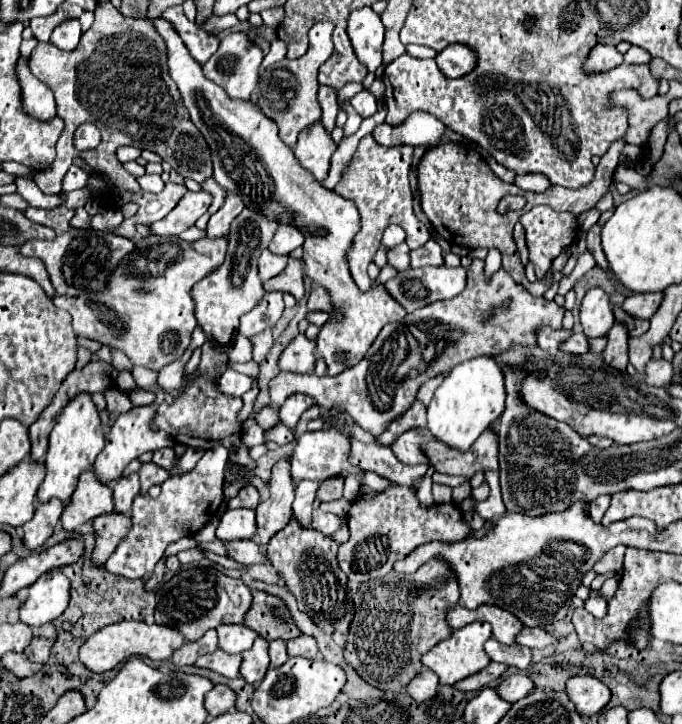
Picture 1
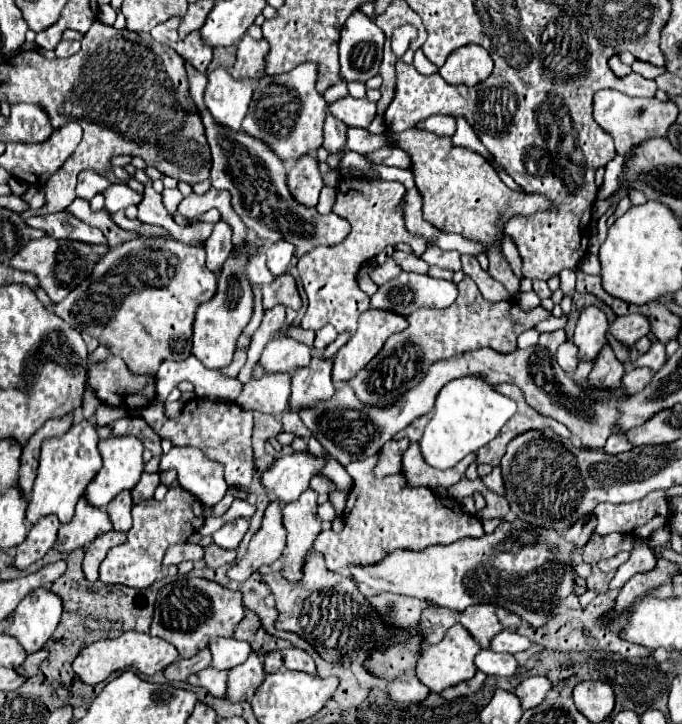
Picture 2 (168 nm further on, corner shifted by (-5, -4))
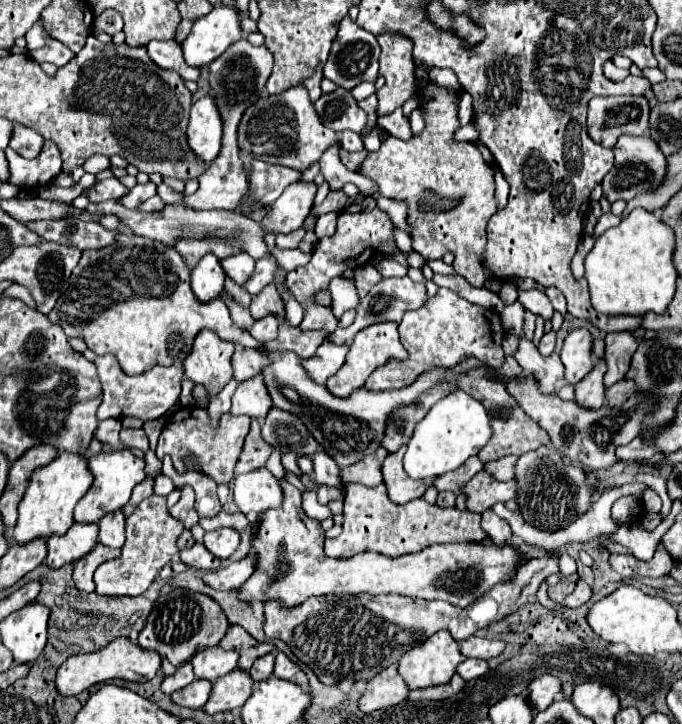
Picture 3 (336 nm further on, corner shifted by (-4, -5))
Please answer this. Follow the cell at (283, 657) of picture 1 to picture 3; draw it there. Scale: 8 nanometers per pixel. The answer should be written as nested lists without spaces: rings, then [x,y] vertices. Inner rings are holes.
[[[266,654],[266,656],[258,658],[258,660],[254,662],[254,666],[250,668],[250,676],[252,676],[256,682],[270,678],[272,672],[274,672],[274,654]]]

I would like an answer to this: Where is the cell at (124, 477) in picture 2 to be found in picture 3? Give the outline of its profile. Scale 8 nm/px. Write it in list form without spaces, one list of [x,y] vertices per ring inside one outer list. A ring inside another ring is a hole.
[[[112,450],[112,452],[100,452],[90,458],[90,470],[94,474],[94,484],[86,492],[86,496],[76,504],[74,508],[74,520],[76,522],[98,522],[106,512],[120,510],[132,494],[132,488],[144,480],[144,460],[136,458],[130,450]]]

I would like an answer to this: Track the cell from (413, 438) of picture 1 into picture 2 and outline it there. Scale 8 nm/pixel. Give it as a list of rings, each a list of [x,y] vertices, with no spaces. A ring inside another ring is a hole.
[[[389,441],[381,447],[379,461],[373,469],[373,475],[387,477],[387,475],[395,475],[399,471],[401,471],[401,453],[395,453],[395,441]]]

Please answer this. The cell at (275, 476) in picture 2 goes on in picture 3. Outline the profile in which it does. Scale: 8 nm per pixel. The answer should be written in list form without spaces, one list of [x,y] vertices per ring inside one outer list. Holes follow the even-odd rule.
[[[258,468],[234,478],[234,502],[246,516],[280,508],[282,500],[284,490],[280,486],[280,478],[274,478],[268,468]]]

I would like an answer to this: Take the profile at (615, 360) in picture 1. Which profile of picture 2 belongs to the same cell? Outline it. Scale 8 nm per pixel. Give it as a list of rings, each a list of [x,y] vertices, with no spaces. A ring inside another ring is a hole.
[[[605,345],[595,359],[591,373],[587,375],[587,385],[589,389],[593,387],[595,389],[619,389],[623,375],[625,375],[623,363],[617,361],[611,347]]]

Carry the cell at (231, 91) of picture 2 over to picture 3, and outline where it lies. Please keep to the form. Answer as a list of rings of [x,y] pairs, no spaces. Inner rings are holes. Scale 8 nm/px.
[[[212,94],[194,102],[188,124],[188,144],[210,164],[222,148],[222,114]]]

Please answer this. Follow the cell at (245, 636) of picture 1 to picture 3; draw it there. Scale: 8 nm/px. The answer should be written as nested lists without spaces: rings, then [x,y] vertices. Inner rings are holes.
[[[210,646],[194,654],[190,660],[194,666],[196,678],[206,678],[210,682],[218,680],[220,676],[228,674],[238,666],[240,654],[236,650],[222,650],[220,646]]]

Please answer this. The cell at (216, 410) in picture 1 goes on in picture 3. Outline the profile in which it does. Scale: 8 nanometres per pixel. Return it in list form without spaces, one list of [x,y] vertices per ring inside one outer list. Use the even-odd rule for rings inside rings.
[[[186,406],[186,408],[178,408],[166,422],[160,440],[158,440],[158,448],[156,448],[156,456],[162,460],[164,454],[170,454],[174,460],[174,466],[178,472],[184,472],[184,462],[182,456],[186,454],[196,454],[202,462],[202,470],[204,474],[208,474],[210,478],[216,480],[216,484],[230,484],[234,480],[234,466],[240,458],[242,452],[242,444],[244,438],[248,434],[250,428],[250,418],[248,416],[234,416],[230,412],[222,414],[218,428],[214,428],[210,424],[210,416],[206,408],[200,406]]]

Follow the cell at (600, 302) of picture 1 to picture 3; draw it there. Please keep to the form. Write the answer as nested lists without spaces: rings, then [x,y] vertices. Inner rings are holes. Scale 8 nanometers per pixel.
[[[576,328],[564,340],[560,358],[566,366],[566,382],[580,382],[592,368],[592,334],[588,328]]]

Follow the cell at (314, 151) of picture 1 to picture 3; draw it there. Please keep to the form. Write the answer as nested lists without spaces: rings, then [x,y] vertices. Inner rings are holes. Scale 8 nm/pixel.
[[[294,182],[282,196],[270,206],[268,216],[262,220],[266,230],[272,232],[292,232],[302,226],[304,218],[310,214],[318,186],[314,182]]]

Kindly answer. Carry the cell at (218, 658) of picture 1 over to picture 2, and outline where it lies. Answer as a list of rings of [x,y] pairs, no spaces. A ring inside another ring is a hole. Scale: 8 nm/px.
[[[213,667],[203,669],[201,673],[195,673],[187,679],[191,687],[203,687],[207,689],[213,697],[223,697],[225,687],[227,687],[227,671],[217,671]]]

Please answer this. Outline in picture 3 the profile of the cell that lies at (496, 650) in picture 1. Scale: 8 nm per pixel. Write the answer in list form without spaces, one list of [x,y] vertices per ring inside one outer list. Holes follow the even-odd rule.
[[[468,658],[464,660],[458,670],[456,670],[464,680],[472,680],[472,678],[480,678],[484,674],[490,672],[490,666],[486,660],[480,660],[480,658]]]

